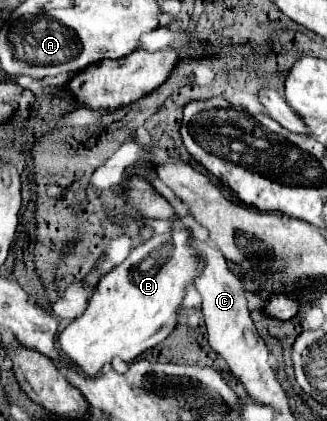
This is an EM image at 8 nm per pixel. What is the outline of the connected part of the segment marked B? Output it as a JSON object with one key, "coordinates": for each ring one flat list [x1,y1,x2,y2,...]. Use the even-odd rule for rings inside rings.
{"coordinates":[[171,228,167,234,153,236,145,244,133,248,119,266,107,272,89,298,85,312,59,332,57,340,63,356,81,368,83,374,95,376,109,366,113,358,131,362,141,352,163,342,177,324,175,316,185,286,203,266,199,254,189,250,189,238,189,228]]}

